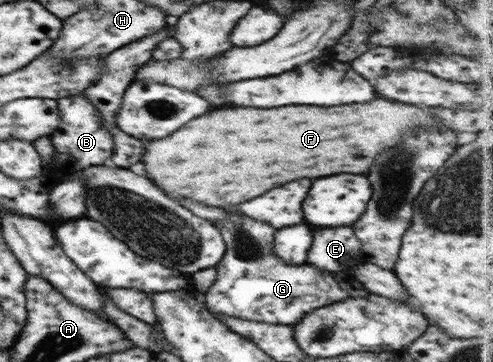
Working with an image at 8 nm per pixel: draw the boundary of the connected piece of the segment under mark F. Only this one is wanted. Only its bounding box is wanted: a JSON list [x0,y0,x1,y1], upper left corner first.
[143,98,443,208]

